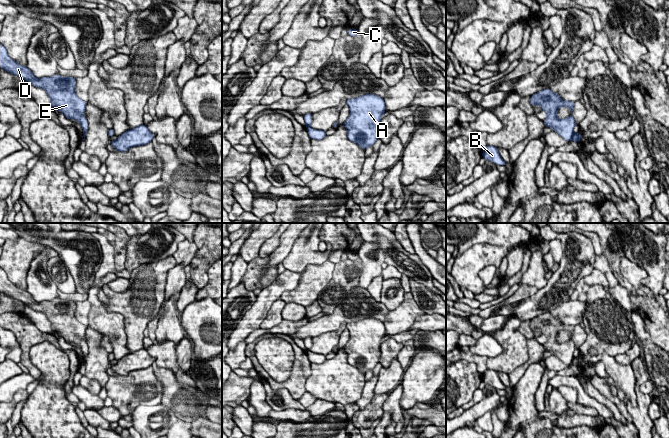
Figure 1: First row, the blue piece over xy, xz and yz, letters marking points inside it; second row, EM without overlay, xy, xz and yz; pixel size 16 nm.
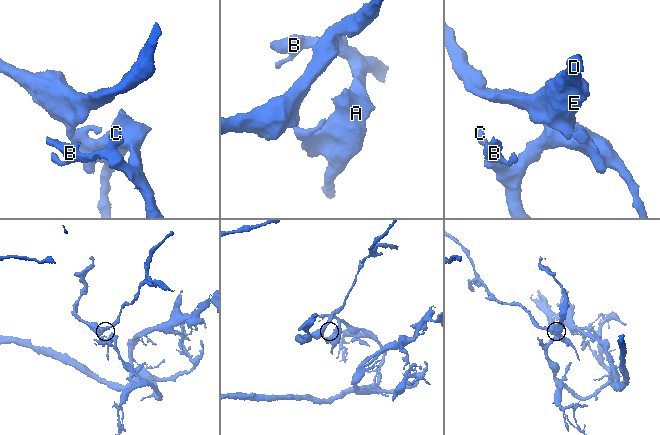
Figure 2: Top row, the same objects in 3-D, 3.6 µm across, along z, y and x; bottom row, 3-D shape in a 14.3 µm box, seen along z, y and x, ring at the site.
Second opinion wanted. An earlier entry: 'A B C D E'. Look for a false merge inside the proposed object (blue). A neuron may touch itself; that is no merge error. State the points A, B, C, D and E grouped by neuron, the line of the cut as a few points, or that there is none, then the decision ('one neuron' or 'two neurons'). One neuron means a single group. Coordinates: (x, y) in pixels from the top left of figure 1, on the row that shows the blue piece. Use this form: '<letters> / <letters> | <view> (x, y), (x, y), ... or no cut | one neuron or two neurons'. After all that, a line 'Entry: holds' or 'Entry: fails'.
A B C / D E | yz (574, 133), (571, 138) | two neurons
Entry: fails

